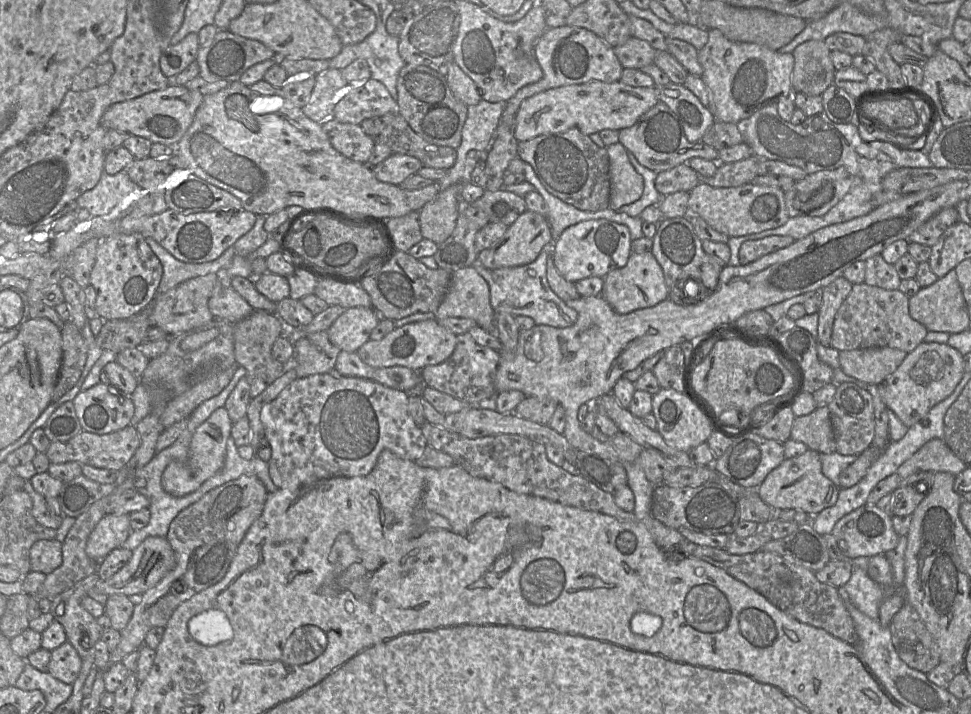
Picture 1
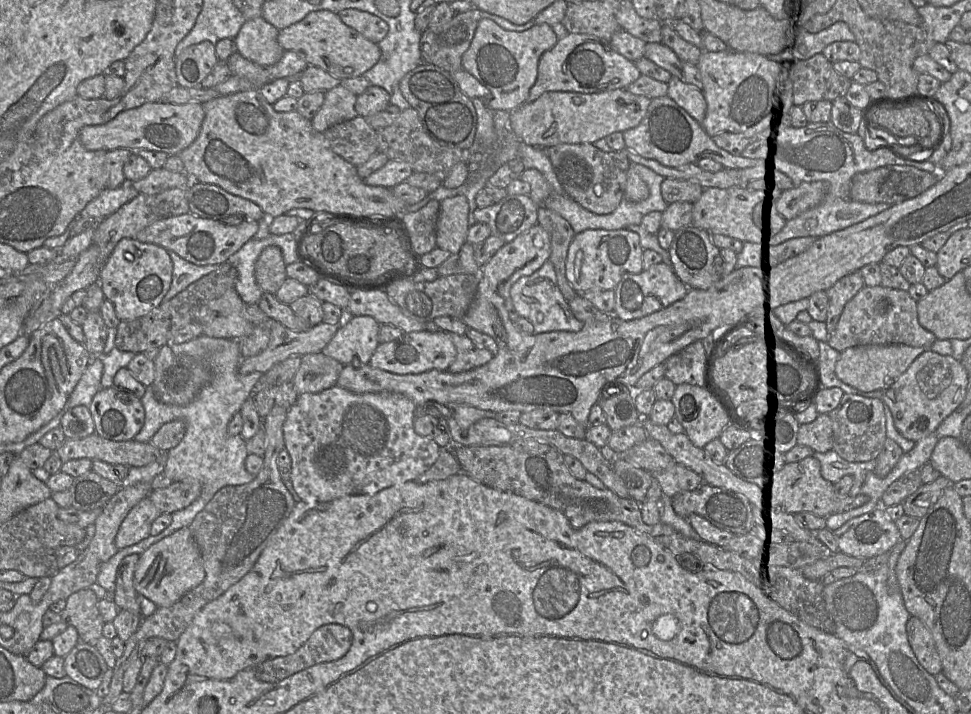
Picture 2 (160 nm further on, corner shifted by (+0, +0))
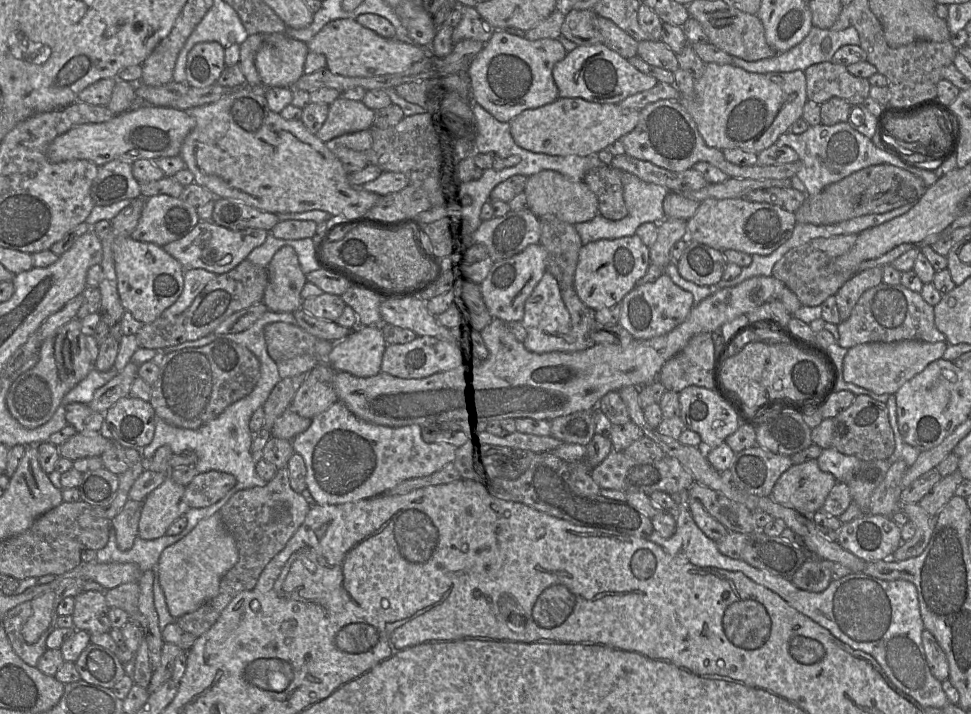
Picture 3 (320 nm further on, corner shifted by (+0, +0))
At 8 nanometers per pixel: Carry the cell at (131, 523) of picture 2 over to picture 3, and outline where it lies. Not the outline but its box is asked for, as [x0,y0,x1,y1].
[138,477,190,540]

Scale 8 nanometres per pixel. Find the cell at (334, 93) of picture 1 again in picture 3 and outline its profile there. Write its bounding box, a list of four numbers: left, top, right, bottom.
[316,96,374,142]

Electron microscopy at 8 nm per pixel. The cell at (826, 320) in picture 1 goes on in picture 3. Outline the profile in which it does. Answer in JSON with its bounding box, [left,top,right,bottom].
[835,267,883,321]

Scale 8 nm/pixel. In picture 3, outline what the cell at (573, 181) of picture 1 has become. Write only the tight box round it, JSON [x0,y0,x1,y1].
[583,164,628,220]

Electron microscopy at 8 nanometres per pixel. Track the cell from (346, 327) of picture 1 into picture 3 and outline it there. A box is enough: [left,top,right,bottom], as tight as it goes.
[327,325,386,377]

